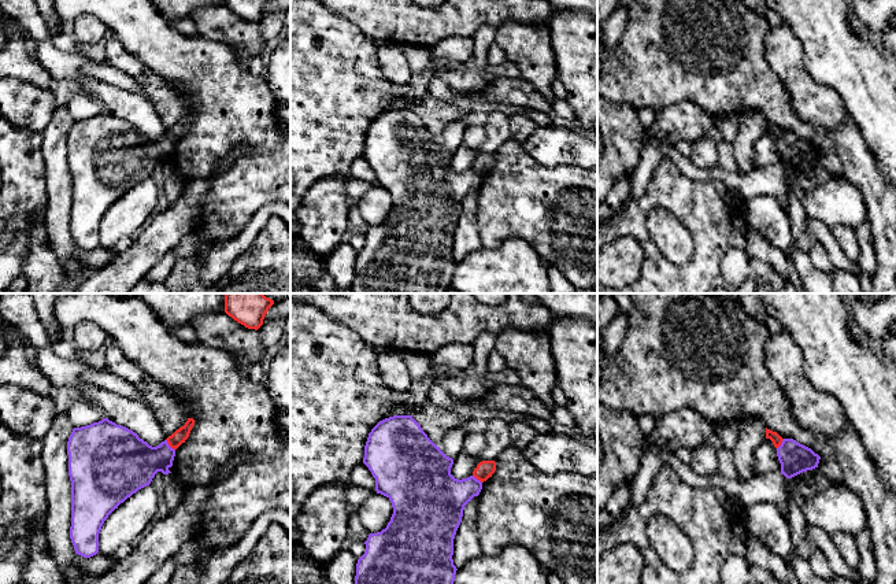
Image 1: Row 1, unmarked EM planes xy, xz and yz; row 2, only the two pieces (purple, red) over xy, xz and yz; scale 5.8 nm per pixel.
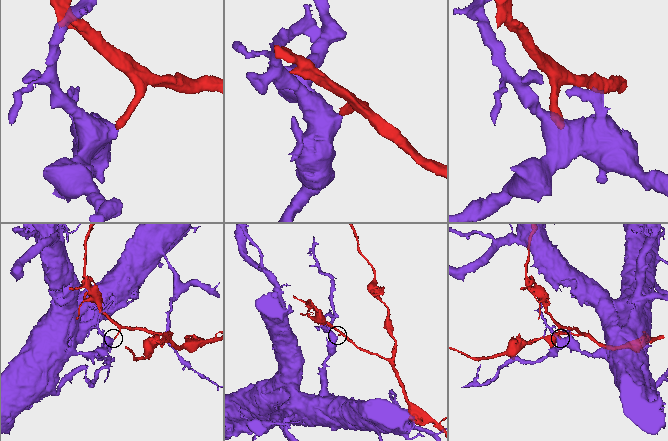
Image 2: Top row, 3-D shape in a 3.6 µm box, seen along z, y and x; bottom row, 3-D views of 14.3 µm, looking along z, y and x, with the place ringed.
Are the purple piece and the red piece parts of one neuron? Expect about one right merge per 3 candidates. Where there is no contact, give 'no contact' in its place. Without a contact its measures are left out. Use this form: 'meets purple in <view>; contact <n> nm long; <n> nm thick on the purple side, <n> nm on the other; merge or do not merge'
meets purple in xy; contact 90 nm long; 320 nm thick on the purple side, 80 nm on the other; do not merge

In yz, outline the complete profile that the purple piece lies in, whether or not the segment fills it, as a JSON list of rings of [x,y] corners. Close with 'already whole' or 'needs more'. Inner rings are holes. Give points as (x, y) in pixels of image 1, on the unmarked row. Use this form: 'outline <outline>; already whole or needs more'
outline [[[793,132],[782,133],[781,138],[777,141],[777,149],[781,156],[781,167],[786,171],[818,160],[821,152],[811,141]]]; already whole

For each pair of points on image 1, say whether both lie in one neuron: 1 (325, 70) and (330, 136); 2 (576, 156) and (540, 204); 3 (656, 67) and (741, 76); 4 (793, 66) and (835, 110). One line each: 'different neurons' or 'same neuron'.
1: same neuron
2: different neurons
3: same neuron
4: same neuron

